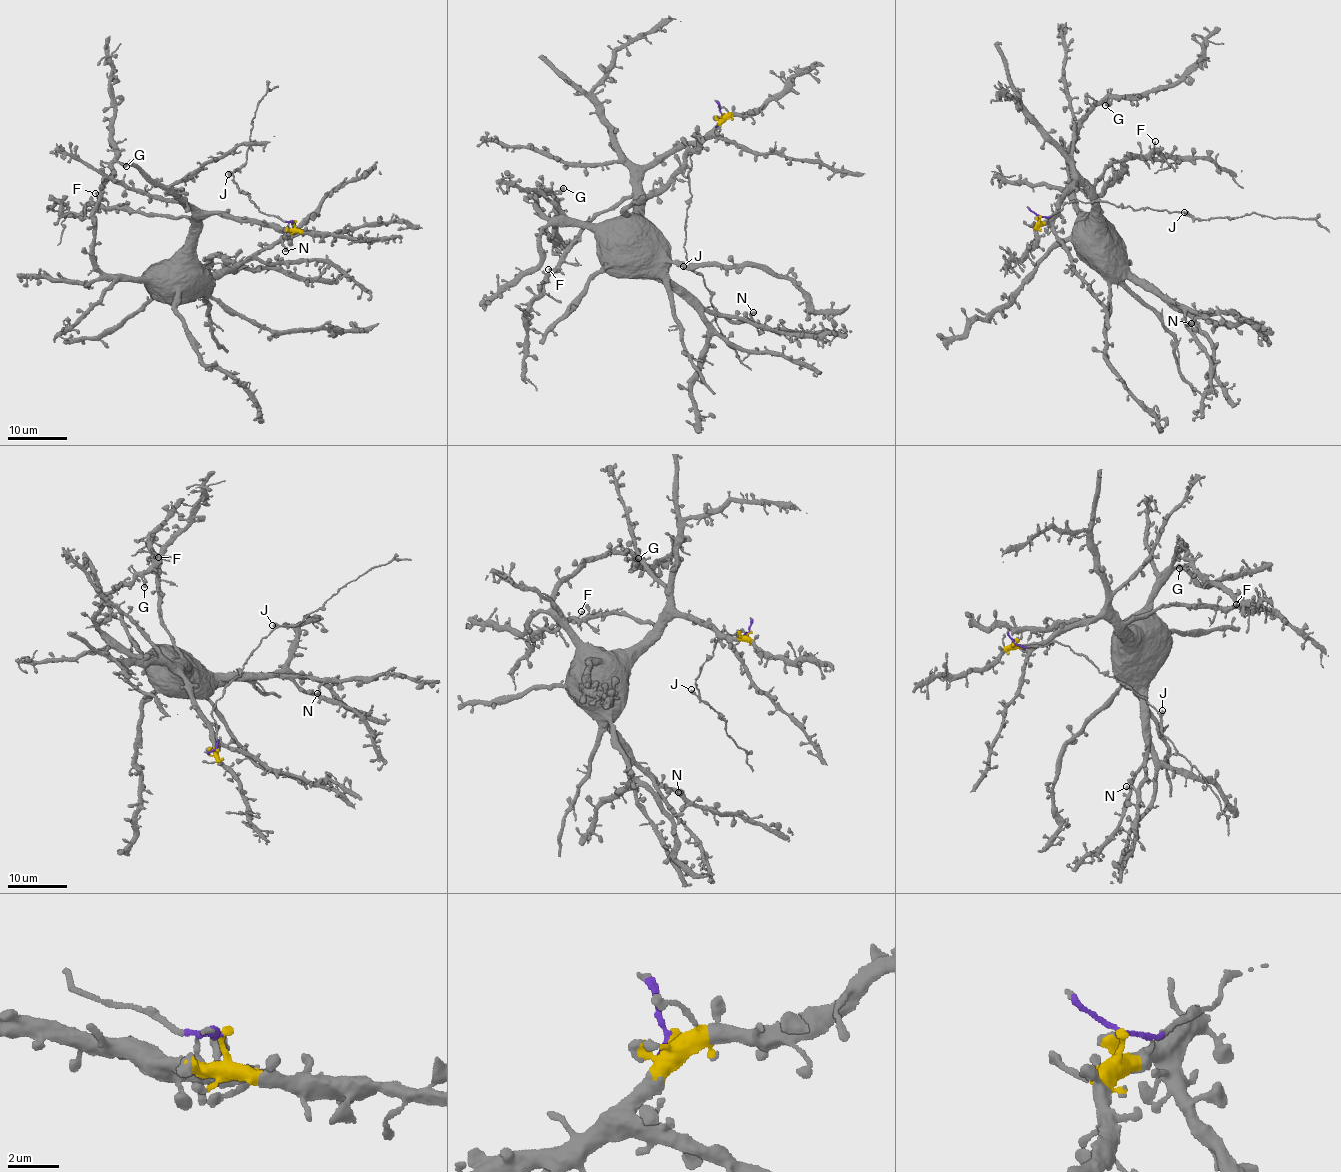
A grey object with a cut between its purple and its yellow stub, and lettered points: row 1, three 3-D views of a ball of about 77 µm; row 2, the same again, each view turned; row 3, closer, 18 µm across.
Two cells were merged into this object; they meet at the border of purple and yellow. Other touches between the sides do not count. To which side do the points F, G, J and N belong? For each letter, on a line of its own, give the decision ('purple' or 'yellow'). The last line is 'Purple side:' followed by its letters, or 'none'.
F: yellow
G: yellow
J: purple
N: yellow
Purple side: J

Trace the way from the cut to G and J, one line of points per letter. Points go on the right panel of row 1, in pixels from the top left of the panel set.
G: (1040, 217), (1072, 182), (1090, 194), (1088, 217), (1069, 145), (1091, 104), (1105, 105)
J: (1040, 217), (1050, 216), (1067, 203), (1079, 201), (1107, 201), (1134, 209), (1150, 208), (1189, 214), (1184, 211)

